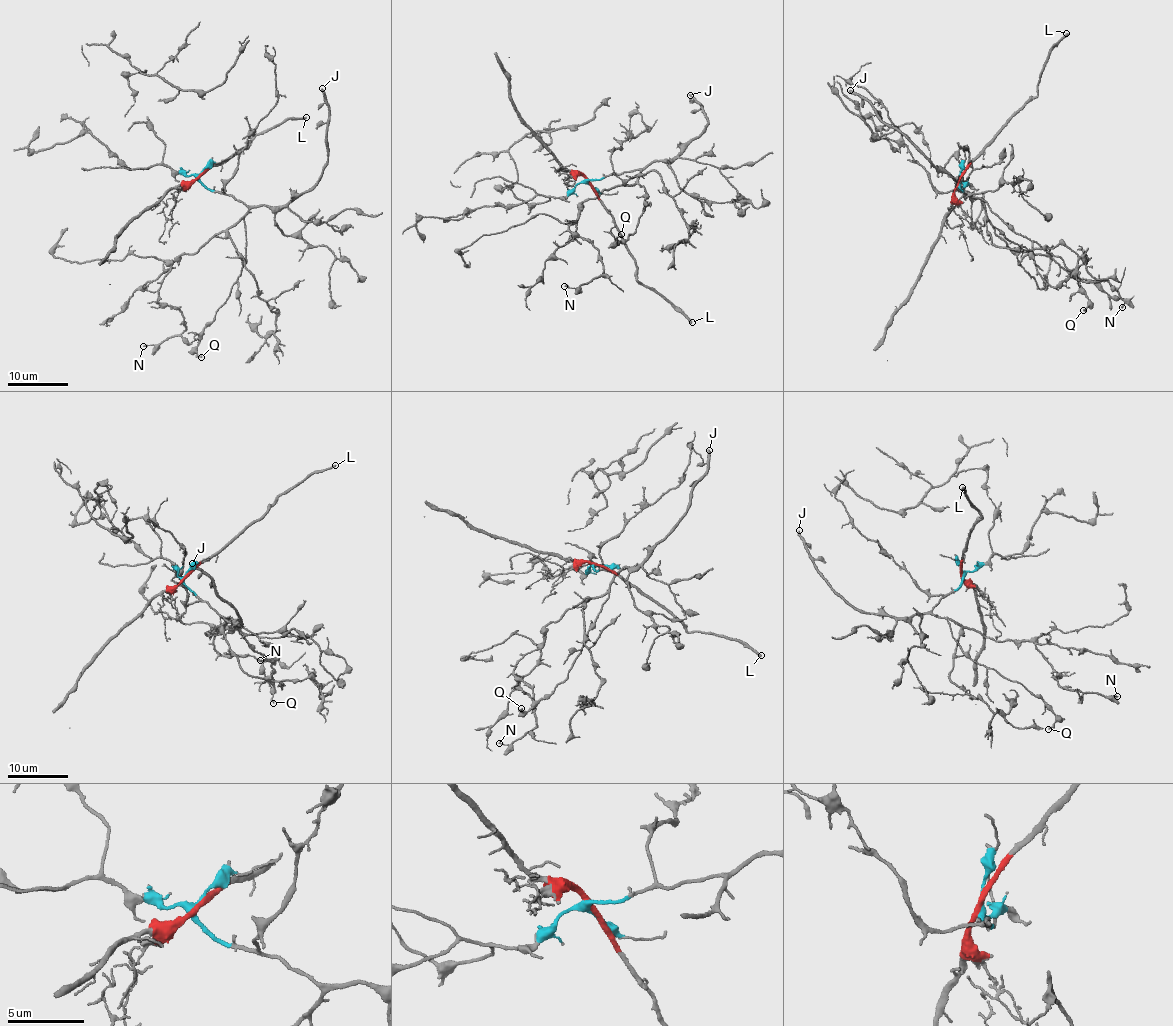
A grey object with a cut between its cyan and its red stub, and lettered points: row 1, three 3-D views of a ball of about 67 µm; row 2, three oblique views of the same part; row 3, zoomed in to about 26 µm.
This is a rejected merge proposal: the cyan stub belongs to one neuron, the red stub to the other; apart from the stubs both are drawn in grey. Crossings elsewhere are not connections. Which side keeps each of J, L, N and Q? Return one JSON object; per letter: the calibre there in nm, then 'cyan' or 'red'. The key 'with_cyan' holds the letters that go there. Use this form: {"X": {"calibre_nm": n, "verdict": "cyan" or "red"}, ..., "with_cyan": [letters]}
{"J": {"calibre_nm": 320, "verdict": "cyan"}, "L": {"calibre_nm": 280, "verdict": "red"}, "N": {"calibre_nm": 160, "verdict": "cyan"}, "Q": {"calibre_nm": 130, "verdict": "cyan"}, "with_cyan": ["J", "N", "Q"]}

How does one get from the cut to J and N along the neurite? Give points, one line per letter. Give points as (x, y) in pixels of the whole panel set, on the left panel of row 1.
J: (198, 175), (207, 188), (230, 194), (246, 205), (279, 207), (308, 192), (328, 157), (329, 108), (322, 88)
N: (198, 175), (207, 188), (242, 201), (247, 212), (173, 262), (157, 300), (179, 310), (185, 330), (142, 345)

